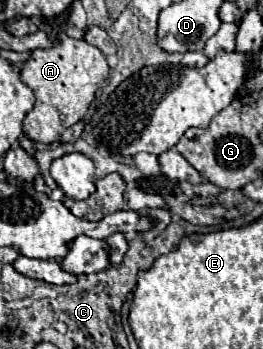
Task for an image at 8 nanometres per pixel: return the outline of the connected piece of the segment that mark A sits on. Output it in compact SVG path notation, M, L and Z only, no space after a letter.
M60 35L60 43L50 49L32 51L30 59L20 71L20 81L26 83L36 101L32 111L22 121L22 131L36 143L56 143L64 129L78 123L92 103L98 87L108 77L108 63L100 49L88 45L84 39L72 39Z

